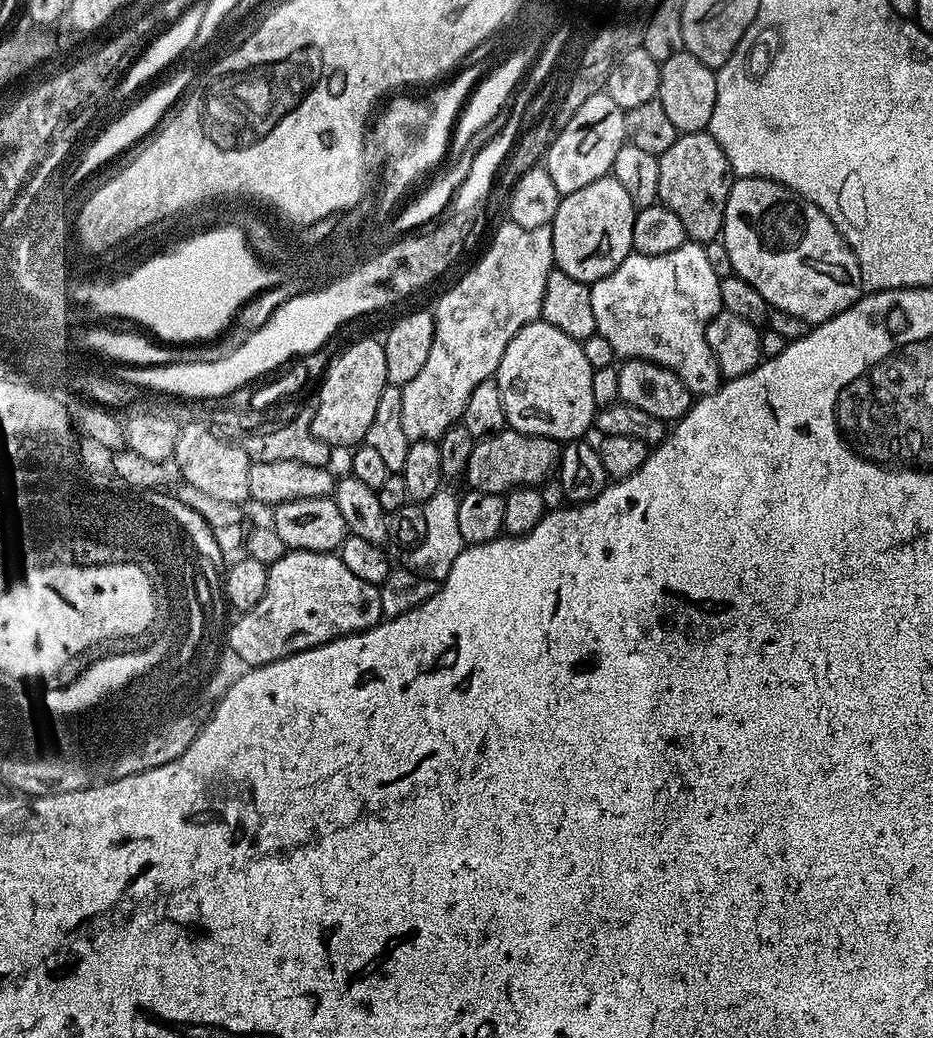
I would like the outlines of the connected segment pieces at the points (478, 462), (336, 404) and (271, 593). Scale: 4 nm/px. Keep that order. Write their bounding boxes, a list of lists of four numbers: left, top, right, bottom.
[[464,430,561,494],[312,338,389,449],[227,550,383,666]]

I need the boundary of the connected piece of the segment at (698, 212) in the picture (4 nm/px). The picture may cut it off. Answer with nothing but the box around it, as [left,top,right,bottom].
[658,130,732,244]

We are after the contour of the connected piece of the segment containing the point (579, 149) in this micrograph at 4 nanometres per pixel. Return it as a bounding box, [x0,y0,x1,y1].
[546,91,626,196]

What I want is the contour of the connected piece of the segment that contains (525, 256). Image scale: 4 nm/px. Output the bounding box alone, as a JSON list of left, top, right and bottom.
[400,222,555,441]

